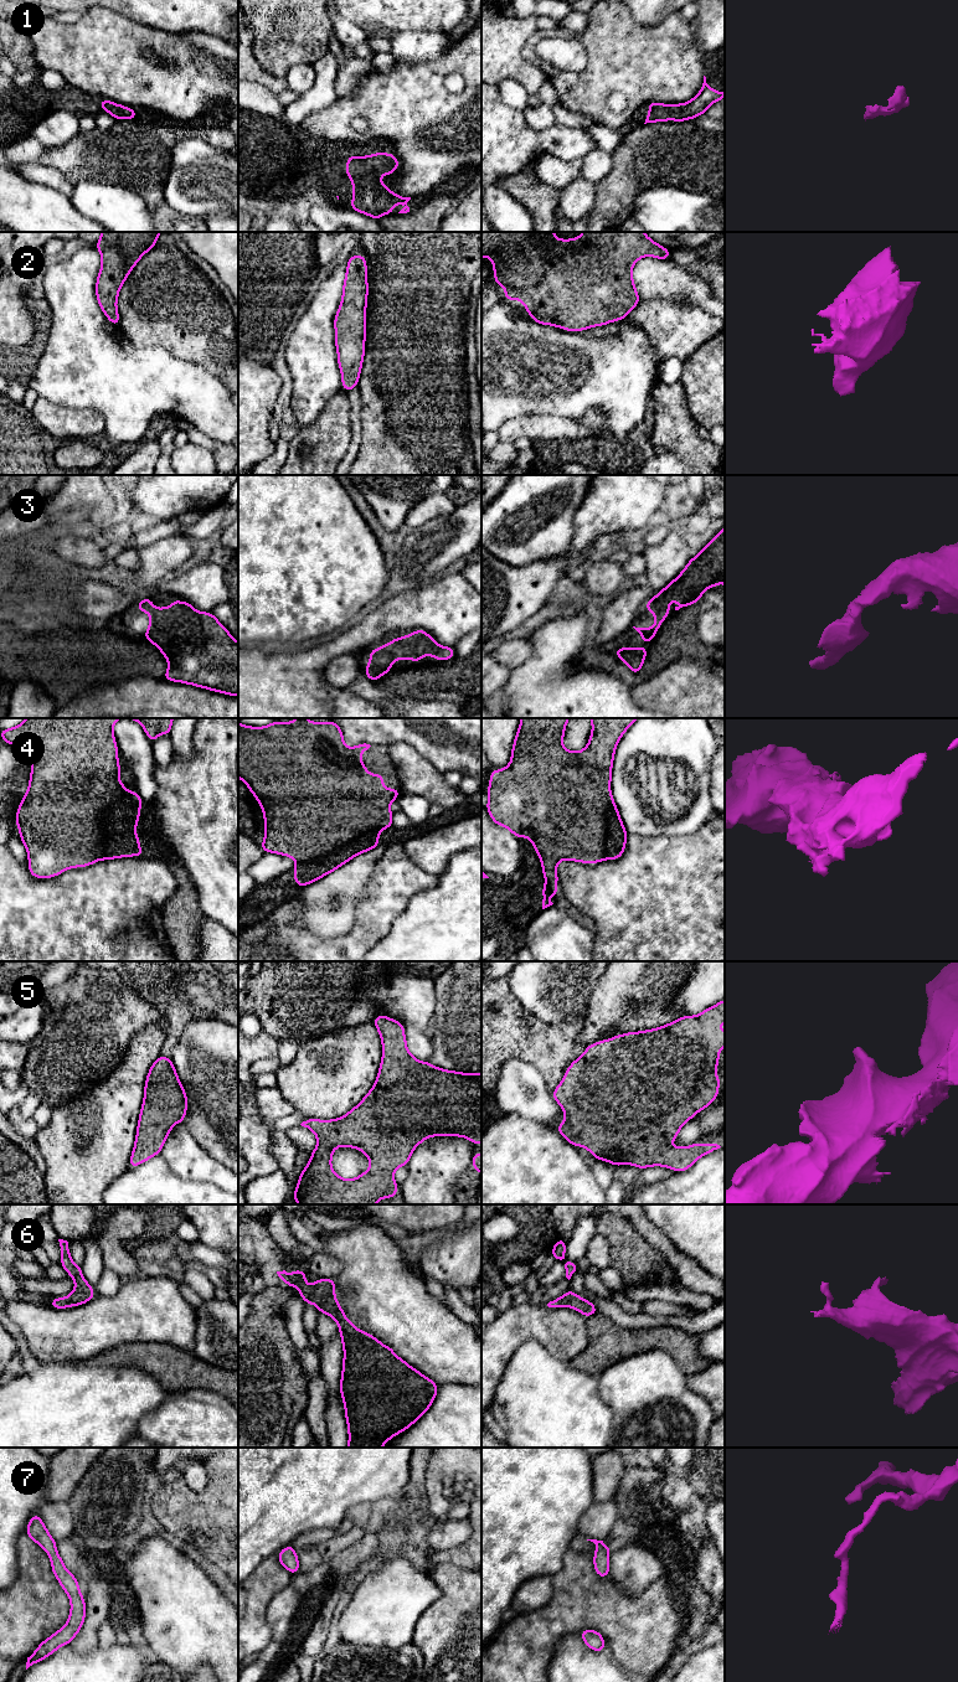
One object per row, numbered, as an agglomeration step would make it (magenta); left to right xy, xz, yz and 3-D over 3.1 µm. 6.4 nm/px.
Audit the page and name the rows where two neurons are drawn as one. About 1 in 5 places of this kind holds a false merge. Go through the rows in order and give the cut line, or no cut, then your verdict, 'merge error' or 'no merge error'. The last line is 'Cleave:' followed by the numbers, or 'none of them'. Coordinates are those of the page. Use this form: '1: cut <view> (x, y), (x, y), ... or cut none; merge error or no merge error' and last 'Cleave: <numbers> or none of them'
1: cut none; no merge error
2: cut none; no merge error
3: cut none; no merge error
4: cut xz (382, 829), (365, 831), (326, 854), (297, 862); merge error
5: cut none; no merge error
6: cut none; no merge error
7: cut none; no merge error
Cleave: 4

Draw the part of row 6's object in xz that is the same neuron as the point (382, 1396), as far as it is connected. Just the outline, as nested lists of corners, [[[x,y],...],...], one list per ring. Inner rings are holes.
[[[277,1271],[282,1281],[300,1288],[305,1304],[314,1304],[339,1325],[344,1347],[340,1393],[347,1420],[347,1448],[382,1448],[417,1422],[433,1403],[438,1387],[395,1355],[372,1335],[355,1327],[335,1297],[335,1280],[305,1284],[307,1271]]]

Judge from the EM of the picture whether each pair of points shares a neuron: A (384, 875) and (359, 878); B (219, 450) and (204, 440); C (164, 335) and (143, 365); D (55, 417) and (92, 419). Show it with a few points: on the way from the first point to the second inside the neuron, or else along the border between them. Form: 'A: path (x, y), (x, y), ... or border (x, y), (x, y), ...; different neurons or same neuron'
A: border (385, 852), (372, 871), (366, 896), (358, 904); different neurons
B: path (215, 447), (207, 443); same neuron
C: border (129, 339), (138, 346), (163, 346), (184, 359); different neurons
D: path (63, 419), (83, 419); same neuron

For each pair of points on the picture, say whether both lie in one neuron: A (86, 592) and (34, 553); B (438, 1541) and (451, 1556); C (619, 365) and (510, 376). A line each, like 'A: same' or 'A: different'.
A: same
B: different
C: same

